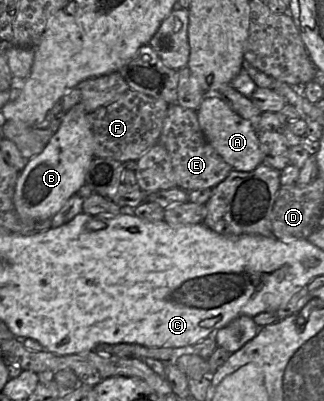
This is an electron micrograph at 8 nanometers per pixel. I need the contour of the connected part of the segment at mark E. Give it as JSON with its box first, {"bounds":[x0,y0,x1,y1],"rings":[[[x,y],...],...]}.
{"bounds":[159,104,232,192],"rings":[[[171,104],[163,122],[159,143],[169,153],[176,175],[177,187],[187,192],[205,188],[213,189],[232,170],[232,167],[207,141],[200,128],[195,110],[184,108],[178,104]]]}

